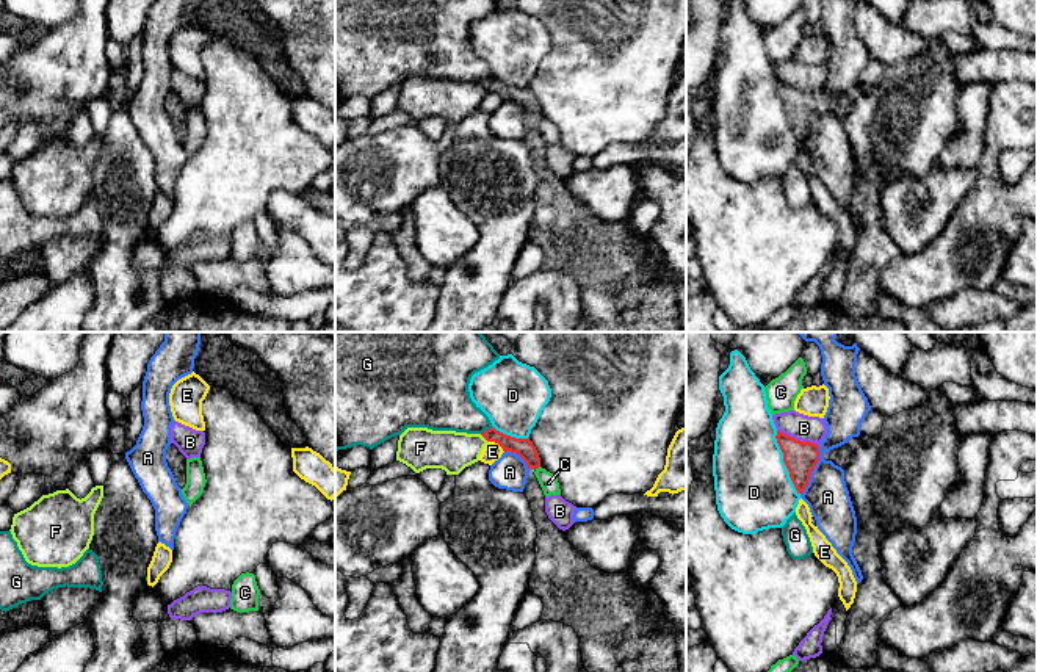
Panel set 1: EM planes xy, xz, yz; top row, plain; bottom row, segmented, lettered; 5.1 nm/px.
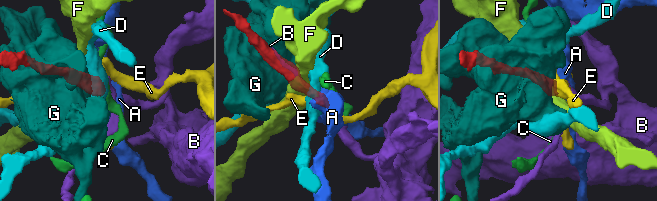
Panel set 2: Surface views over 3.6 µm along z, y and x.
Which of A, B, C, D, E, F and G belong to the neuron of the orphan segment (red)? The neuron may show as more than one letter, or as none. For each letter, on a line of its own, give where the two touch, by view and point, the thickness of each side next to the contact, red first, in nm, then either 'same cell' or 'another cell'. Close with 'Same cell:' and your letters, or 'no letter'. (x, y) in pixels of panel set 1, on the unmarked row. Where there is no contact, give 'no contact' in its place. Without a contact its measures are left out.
A: yz (812, 119) | 170/220 nm | another cell
B: yz (798, 90) | 170/140 nm | another cell
C: xz (538, 116) | 100/90 nm | another cell
D: yz (784, 110) | 170/400 nm | another cell
E: xz (497, 91) | 100/100 nm | another cell
F: xz (484, 86) | 100/200 nm | another cell
G: xz (487, 79) | 100/260 nm | another cell
Same cell: no letter

